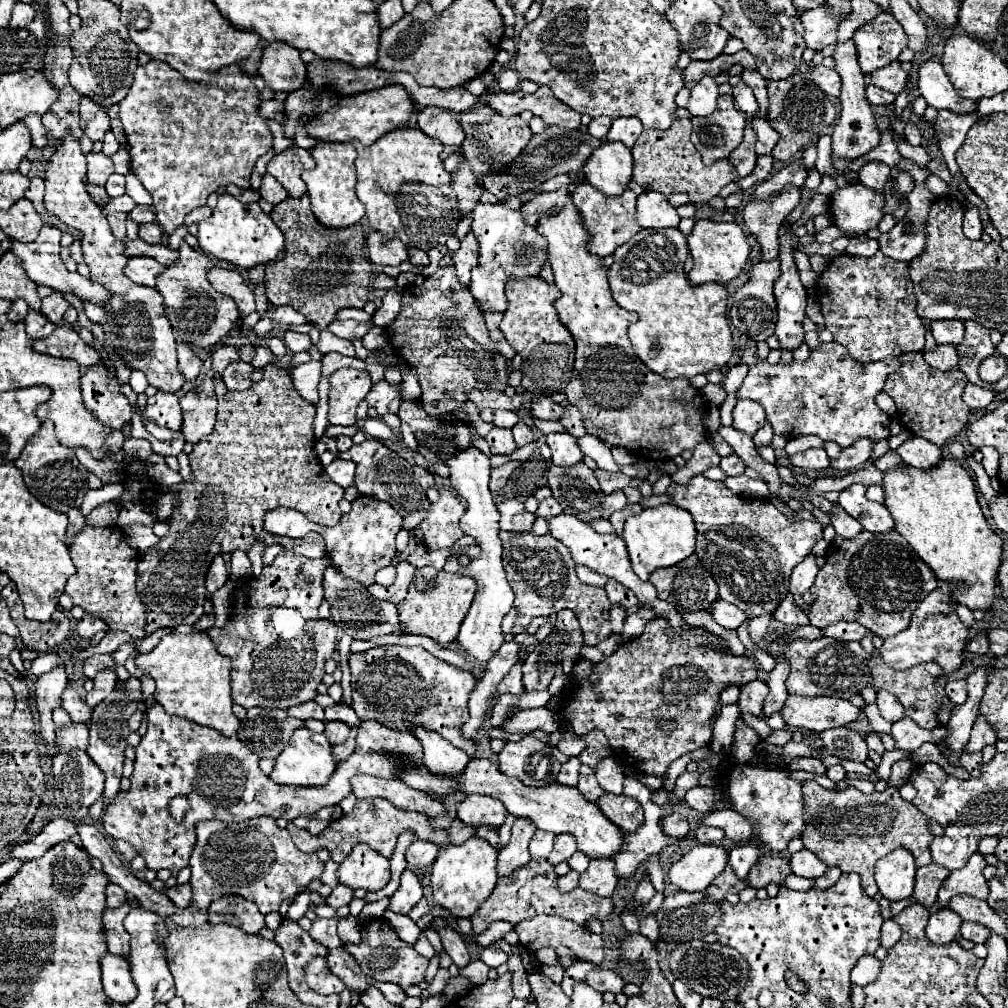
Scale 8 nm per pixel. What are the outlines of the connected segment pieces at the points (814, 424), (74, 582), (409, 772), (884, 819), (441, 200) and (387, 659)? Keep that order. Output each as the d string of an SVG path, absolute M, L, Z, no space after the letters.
M748 339L748 343L742 349L742 361L750 365L750 371L742 383L742 387L736 391L736 399L750 399L764 407L768 423L772 425L776 435L782 435L786 439L804 437L804 435L818 435L824 441L834 441L840 447L850 447L856 439L868 437L872 441L888 439L890 437L890 417L884 411L878 411L878 405L874 403L874 397L882 393L884 381L890 373L900 369L898 357L888 357L874 363L858 363L854 361L844 347L840 347L836 341L820 343L816 349L810 351L810 357L806 361L792 361L792 363L776 363L770 365L766 359L760 359L756 355L756 341Z
M86 525L80 533L72 537L72 545L68 549L78 571L68 579L64 591L72 597L74 605L106 621L110 629L126 631L134 639L146 637L144 603L140 601L140 595L136 591L138 553L128 547L124 533L120 529Z
M470 759L464 773L458 777L436 777L424 767L406 767L400 773L400 777L406 785L424 793L434 791L448 795L452 789L460 789L464 793L480 793L496 797L506 805L508 813L512 813L514 817L530 819L542 831L574 835L578 841L578 849L586 853L590 859L602 859L602 857L612 859L624 845L626 833L616 829L616 825L612 825L612 821L608 821L604 813L600 813L600 807L592 801L586 801L586 797L576 787L564 787L560 783L550 783L538 789L526 787L524 783L516 781L516 777L506 777L504 773L500 773L498 765L494 765L488 759Z
M806 781L804 801L808 805L808 827L802 835L804 847L810 849L828 867L840 867L842 873L858 873L868 897L874 897L878 893L874 881L876 861L896 847L910 849L918 867L932 861L930 841L934 837L928 827L928 817L922 815L916 805L904 801L896 787L888 787L882 793L864 795L854 787L848 787L844 791L828 791L816 781Z
M402 127L386 133L380 137L374 145L364 147L356 143L356 169L358 169L358 185L356 193L358 199L366 205L366 217L368 223L382 231L388 239L398 237L406 245L414 245L422 251L430 251L432 247L446 241L446 235L452 235L460 217L458 217L458 201L456 193L450 187L450 173L444 169L444 163L440 159L442 143L428 137L416 127Z
M388 645L388 647L374 647L364 653L352 653L348 659L350 671L352 671L352 709L360 719L372 719L380 721L386 727L392 727L396 731L412 731L412 727L424 727L430 731L440 733L446 737L452 745L466 751L470 757L474 757L476 747L472 741L466 741L460 737L460 725L468 717L468 697L476 685L476 677L472 673L466 673L454 665L448 665L428 653L424 647L402 647L402 645Z

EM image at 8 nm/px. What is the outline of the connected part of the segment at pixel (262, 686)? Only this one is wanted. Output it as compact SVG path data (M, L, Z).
M280 553L272 565L264 565L262 567L262 573L258 577L252 577L252 579L246 579L244 585L240 589L236 589L234 593L234 605L232 605L232 613L230 613L230 619L226 621L224 627L212 627L212 629L206 629L206 633L210 635L210 639L214 641L216 649L222 653L222 655L228 655L232 659L232 697L234 697L234 703L242 705L244 709L250 709L254 705L260 705L260 707L280 707L280 709L290 709L294 705L300 705L300 703L306 703L306 701L312 701L316 695L318 695L318 685L322 683L322 677L324 677L324 663L334 655L336 651L336 641L338 641L338 629L336 629L336 623L330 621L330 619L320 619L318 617L318 607L324 599L324 589L322 589L322 577L324 577L324 569L328 567L328 559L308 559L308 557L302 557L302 555L296 555L296 553Z

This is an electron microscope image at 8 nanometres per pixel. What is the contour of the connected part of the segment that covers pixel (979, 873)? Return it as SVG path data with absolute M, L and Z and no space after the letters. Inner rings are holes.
M974 853L970 857L970 861L966 863L966 867L962 867L946 877L946 881L942 883L942 887L938 891L938 903L944 907L954 895L962 895L962 893L986 899L988 897L988 879L984 877L984 869L986 869L984 855Z

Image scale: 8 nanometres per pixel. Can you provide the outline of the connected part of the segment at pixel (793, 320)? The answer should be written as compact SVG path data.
M780 229L780 265L782 275L774 283L774 295L778 303L776 337L782 349L796 349L804 341L804 309L806 309L806 289L798 279L798 271L792 257L792 247L798 245L798 237L792 237L786 229Z

